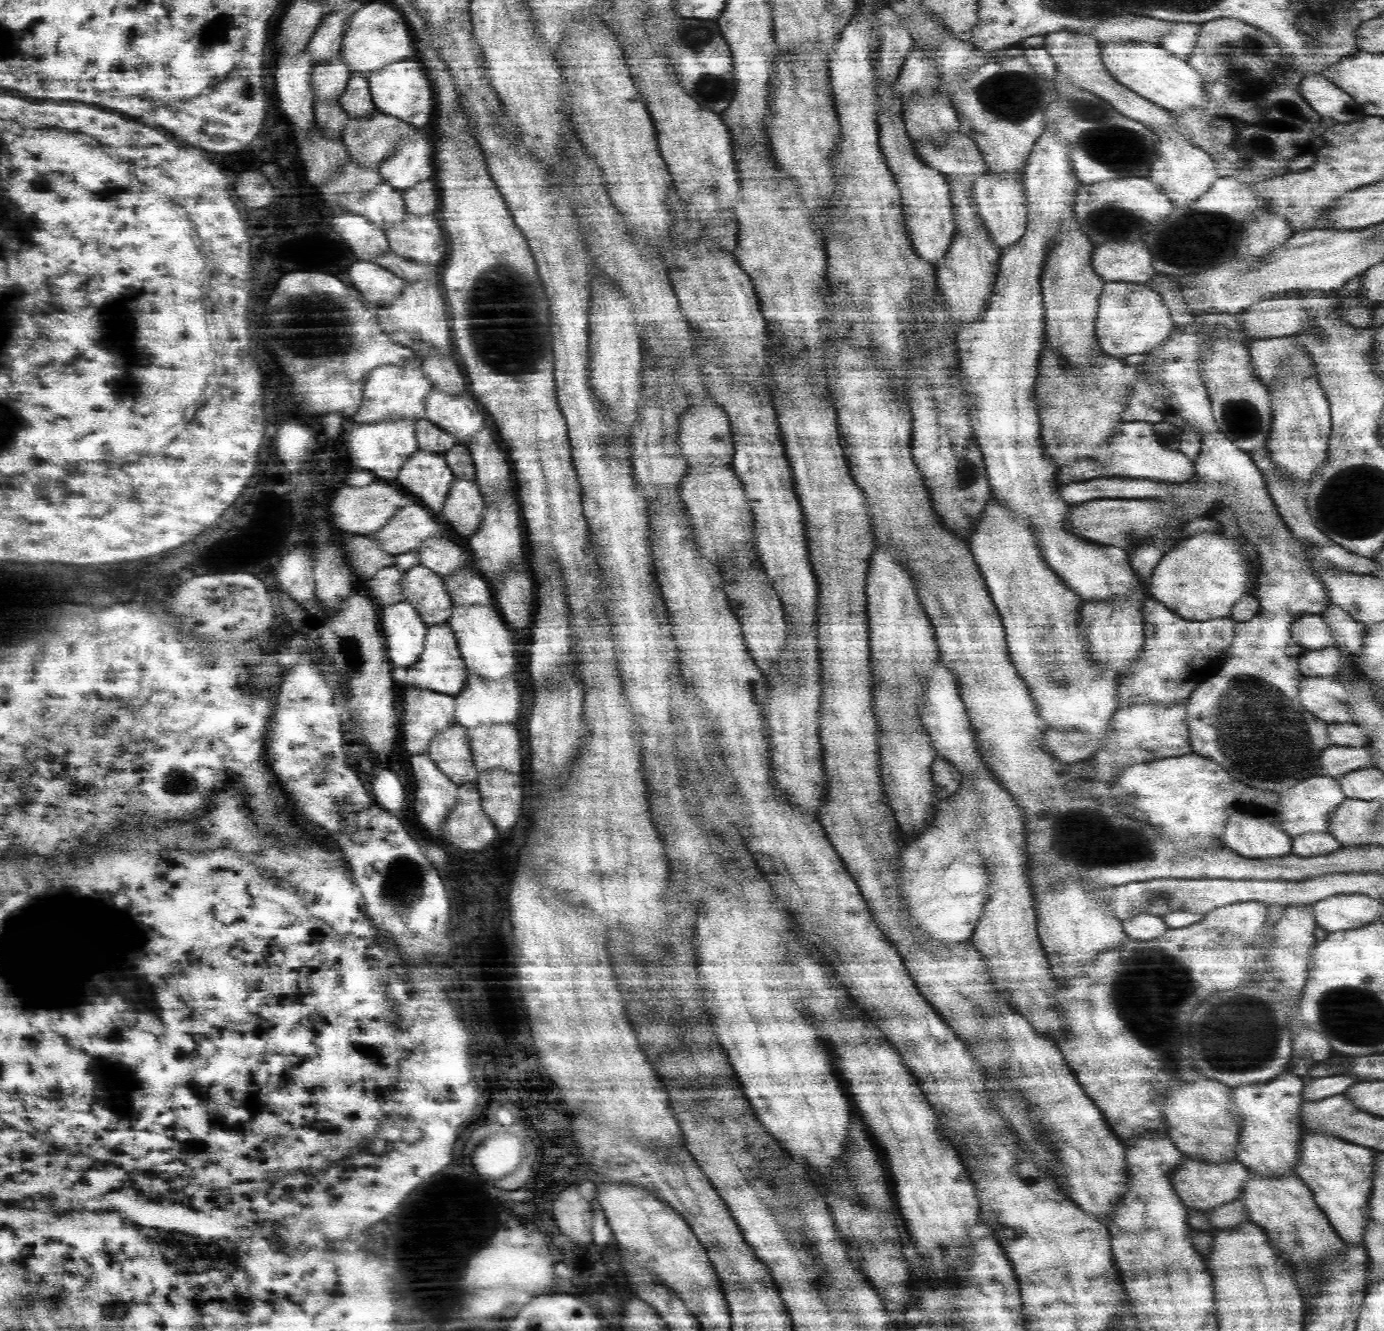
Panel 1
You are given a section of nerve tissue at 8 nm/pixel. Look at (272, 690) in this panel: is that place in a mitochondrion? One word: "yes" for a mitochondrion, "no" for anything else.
no

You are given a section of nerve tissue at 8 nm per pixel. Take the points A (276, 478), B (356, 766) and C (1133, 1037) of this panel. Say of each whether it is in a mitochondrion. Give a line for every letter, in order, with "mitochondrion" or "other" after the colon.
A: other
B: other
C: other

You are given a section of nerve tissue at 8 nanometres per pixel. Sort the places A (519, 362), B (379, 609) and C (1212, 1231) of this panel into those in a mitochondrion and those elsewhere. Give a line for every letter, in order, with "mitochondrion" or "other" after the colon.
A: mitochondrion
B: other
C: other

